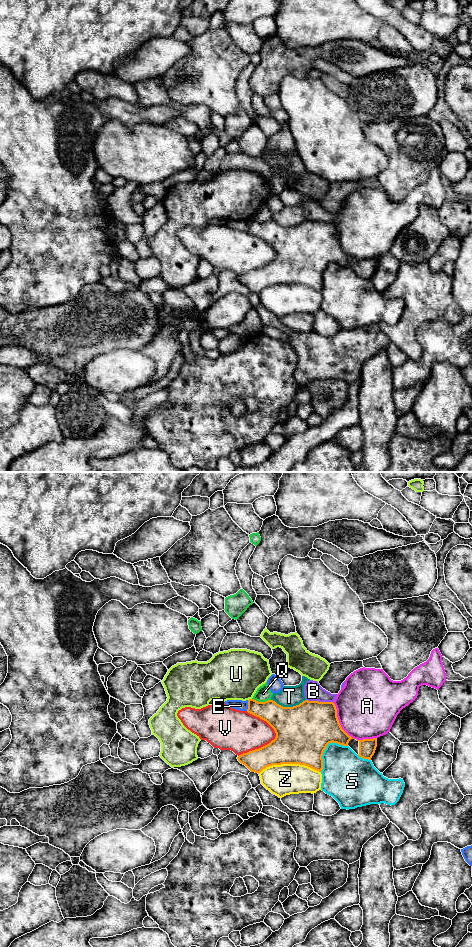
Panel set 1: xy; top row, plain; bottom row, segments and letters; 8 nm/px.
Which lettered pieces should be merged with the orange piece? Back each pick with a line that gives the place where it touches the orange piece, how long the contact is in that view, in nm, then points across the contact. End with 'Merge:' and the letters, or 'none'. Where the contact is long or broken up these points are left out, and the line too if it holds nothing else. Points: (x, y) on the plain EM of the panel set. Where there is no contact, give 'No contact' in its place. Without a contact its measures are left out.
Merge: none

